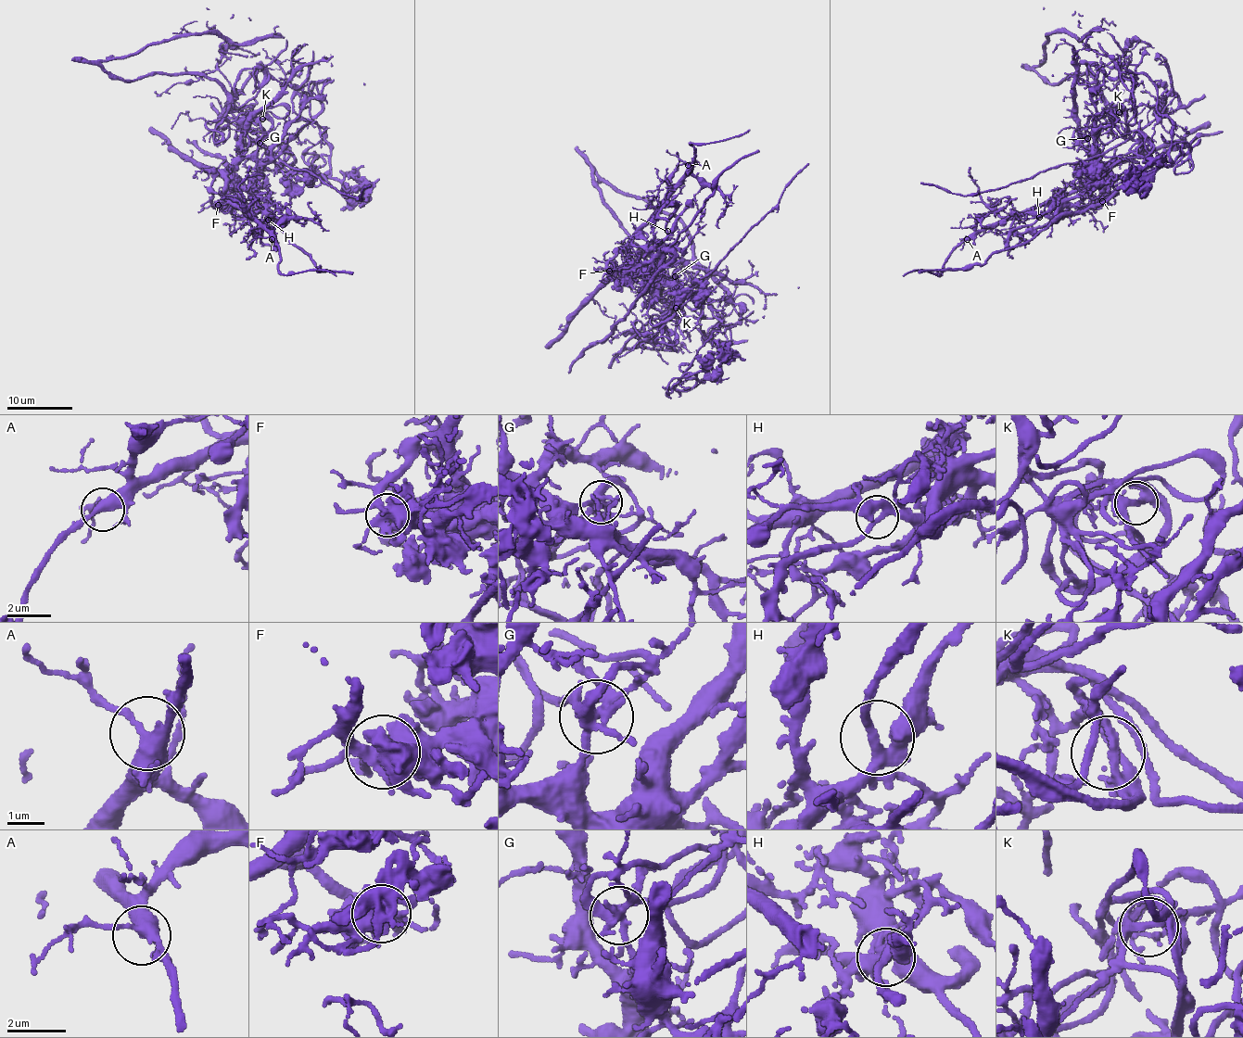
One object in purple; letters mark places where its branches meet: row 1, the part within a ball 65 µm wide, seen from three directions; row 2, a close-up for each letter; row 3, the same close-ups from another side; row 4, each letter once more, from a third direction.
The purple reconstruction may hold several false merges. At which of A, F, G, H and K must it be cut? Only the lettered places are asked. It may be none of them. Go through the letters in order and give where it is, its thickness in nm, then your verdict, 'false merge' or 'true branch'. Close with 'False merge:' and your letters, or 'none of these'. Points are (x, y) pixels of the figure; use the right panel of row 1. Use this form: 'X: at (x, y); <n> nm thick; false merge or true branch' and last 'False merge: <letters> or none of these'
A: at (967, 239); 400 nm thick; true branch
F: at (1102, 201); 550 nm thick; false merge
G: at (1087, 138); 340 nm thick; false merge
H: at (1039, 217); 240 nm thick; true branch
K: at (1119, 112); 200 nm thick; false merge
False merge: F, G, K

